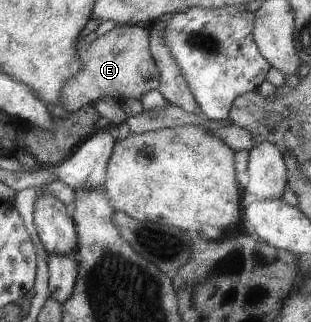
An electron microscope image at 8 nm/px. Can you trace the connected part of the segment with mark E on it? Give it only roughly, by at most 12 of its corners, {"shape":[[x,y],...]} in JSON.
{"shape":[[116,24],[79,42],[64,85],[71,113],[162,83],[147,27]]}

